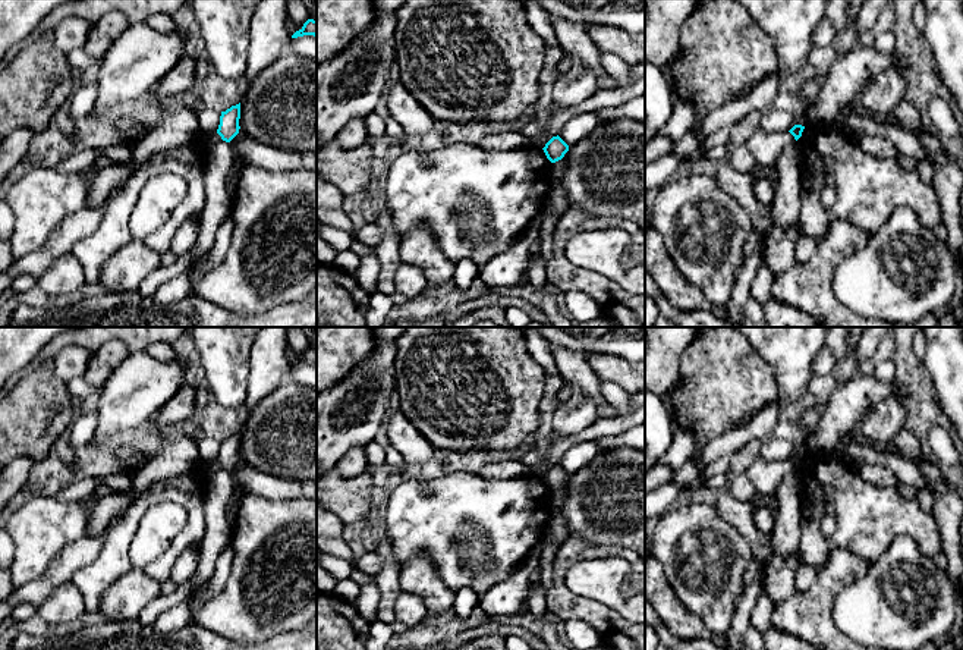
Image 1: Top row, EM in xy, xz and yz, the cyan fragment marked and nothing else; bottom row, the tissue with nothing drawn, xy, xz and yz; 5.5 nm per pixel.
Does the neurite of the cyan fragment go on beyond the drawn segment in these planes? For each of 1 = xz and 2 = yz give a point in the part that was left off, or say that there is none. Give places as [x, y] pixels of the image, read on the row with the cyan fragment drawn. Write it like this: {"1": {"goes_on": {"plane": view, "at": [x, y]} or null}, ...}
{"1": {"goes_on": null}, "2": {"goes_on": null}}

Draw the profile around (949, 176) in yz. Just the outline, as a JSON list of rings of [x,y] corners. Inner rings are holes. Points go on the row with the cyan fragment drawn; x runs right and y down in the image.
[[[919,129],[916,136],[926,150],[926,158],[935,164],[934,188],[940,197],[944,224],[947,227],[947,247],[953,260],[963,271],[962,244],[962,191],[963,191],[963,169],[950,161],[944,154],[942,141],[925,129]]]

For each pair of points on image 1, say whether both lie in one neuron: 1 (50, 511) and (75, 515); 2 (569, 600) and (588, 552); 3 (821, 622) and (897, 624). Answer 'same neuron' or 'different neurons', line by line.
1: same neuron
2: same neuron
3: different neurons

